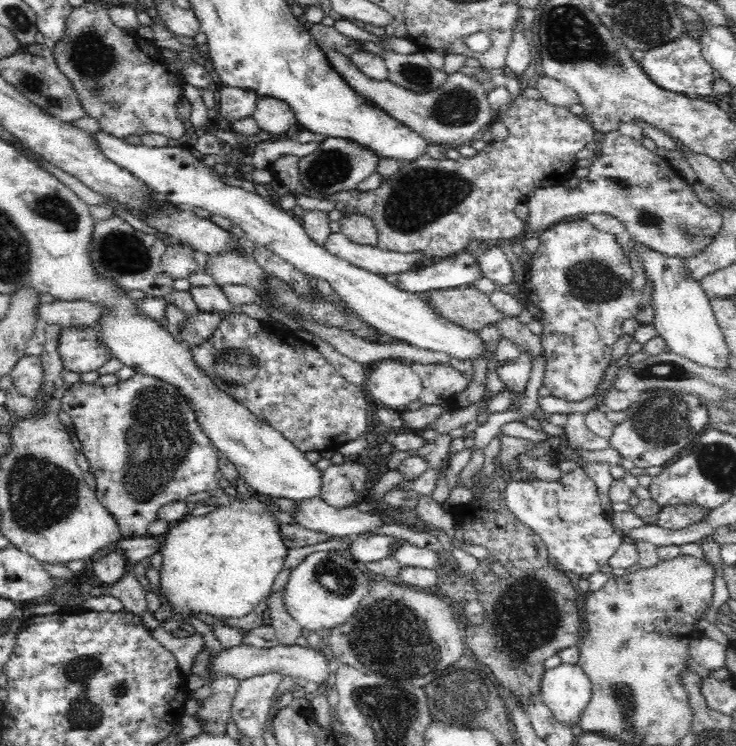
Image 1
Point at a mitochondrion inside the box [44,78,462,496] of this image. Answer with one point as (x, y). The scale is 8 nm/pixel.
(122, 253)

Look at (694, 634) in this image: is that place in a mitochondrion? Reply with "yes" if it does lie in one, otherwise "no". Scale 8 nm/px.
no

